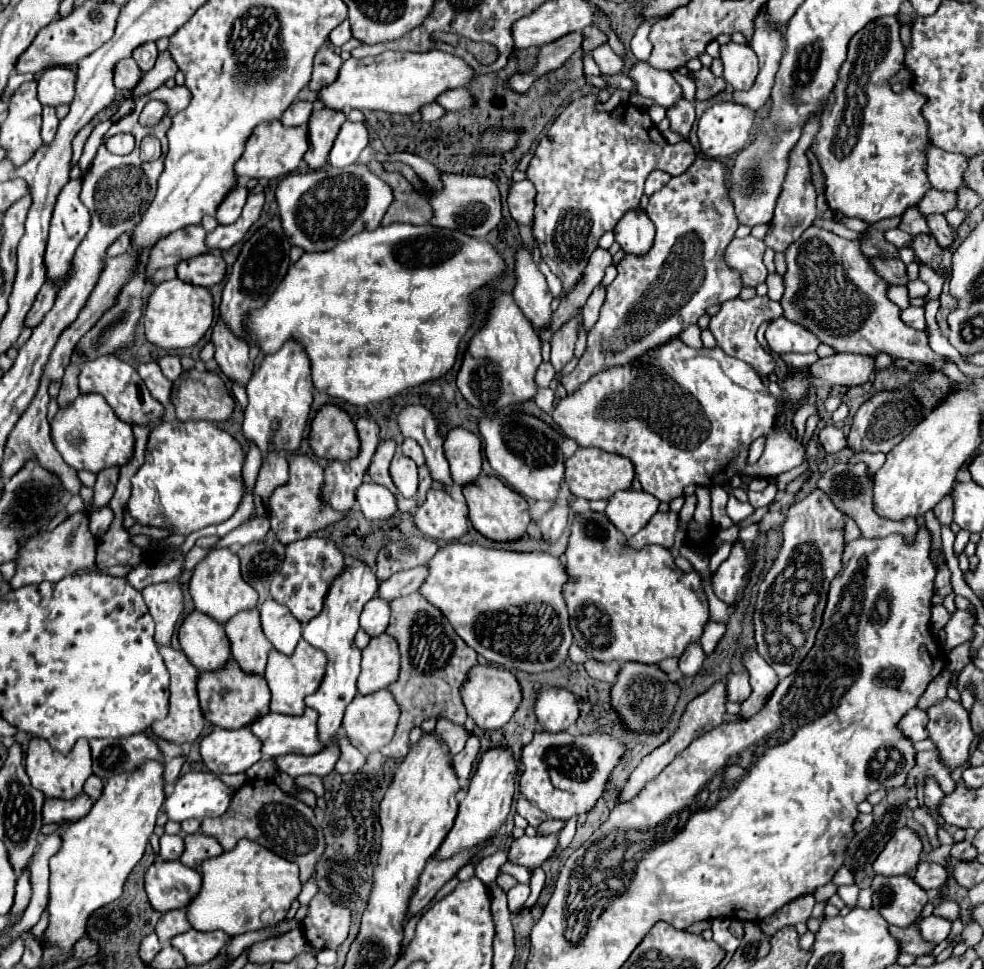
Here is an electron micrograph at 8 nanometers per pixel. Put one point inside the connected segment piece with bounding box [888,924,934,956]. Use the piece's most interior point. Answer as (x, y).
(909, 939)

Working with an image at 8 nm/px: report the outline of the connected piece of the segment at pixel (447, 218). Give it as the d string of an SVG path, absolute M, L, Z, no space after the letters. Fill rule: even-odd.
M440 174L442 190L434 192L432 186L426 184L426 180L420 178L424 192L418 192L428 200L432 206L432 218L430 224L438 228L450 228L460 230L472 238L482 240L490 230L494 230L502 218L500 212L500 192L498 186L490 178L478 178L478 176L466 176L466 174Z

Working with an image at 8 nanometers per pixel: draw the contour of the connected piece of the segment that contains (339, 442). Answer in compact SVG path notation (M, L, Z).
M332 404L322 406L314 416L312 428L310 428L310 446L314 454L322 460L352 460L356 458L356 454L360 454L360 438L356 434L354 422L344 410Z

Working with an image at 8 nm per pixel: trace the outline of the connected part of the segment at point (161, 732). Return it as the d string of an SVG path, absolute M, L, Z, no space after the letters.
M162 646L160 654L166 662L168 672L170 672L170 710L168 710L166 718L160 718L158 722L152 722L152 728L154 728L158 738L178 742L178 744L192 744L204 728L204 716L200 712L198 692L196 692L196 680L198 680L200 672L188 662L184 652L176 650L172 646Z

